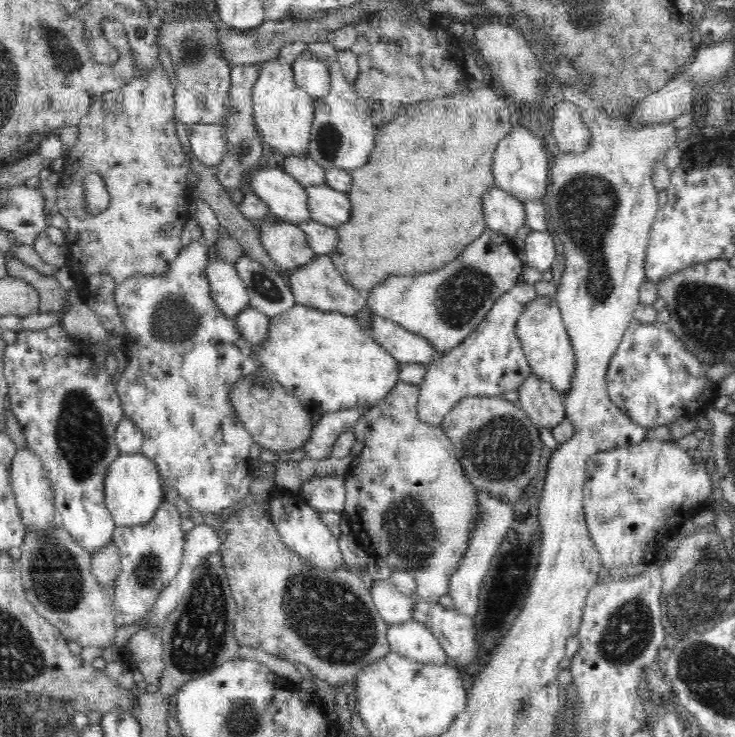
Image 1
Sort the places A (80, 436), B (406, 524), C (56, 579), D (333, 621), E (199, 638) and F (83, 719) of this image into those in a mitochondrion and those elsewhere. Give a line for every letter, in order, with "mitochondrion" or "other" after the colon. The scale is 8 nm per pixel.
A: mitochondrion
B: mitochondrion
C: mitochondrion
D: mitochondrion
E: mitochondrion
F: other

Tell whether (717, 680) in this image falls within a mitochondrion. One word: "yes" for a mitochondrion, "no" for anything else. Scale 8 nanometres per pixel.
yes

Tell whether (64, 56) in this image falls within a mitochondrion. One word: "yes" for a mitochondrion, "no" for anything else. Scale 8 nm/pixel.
yes

